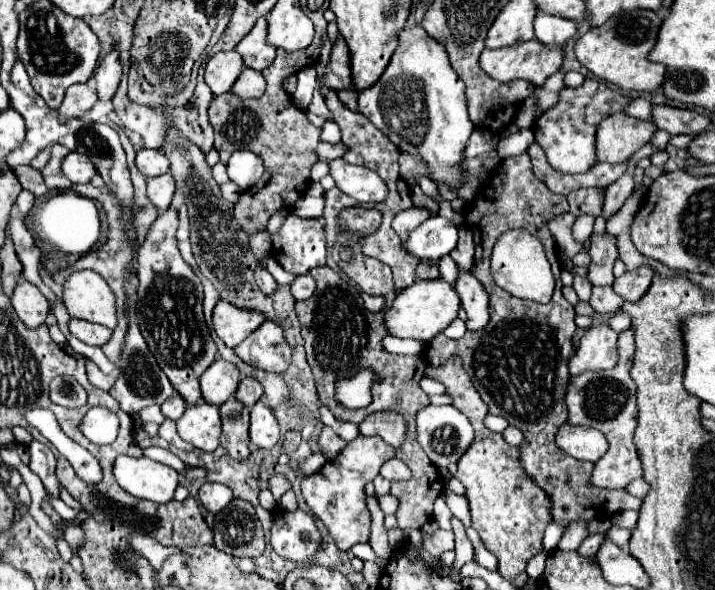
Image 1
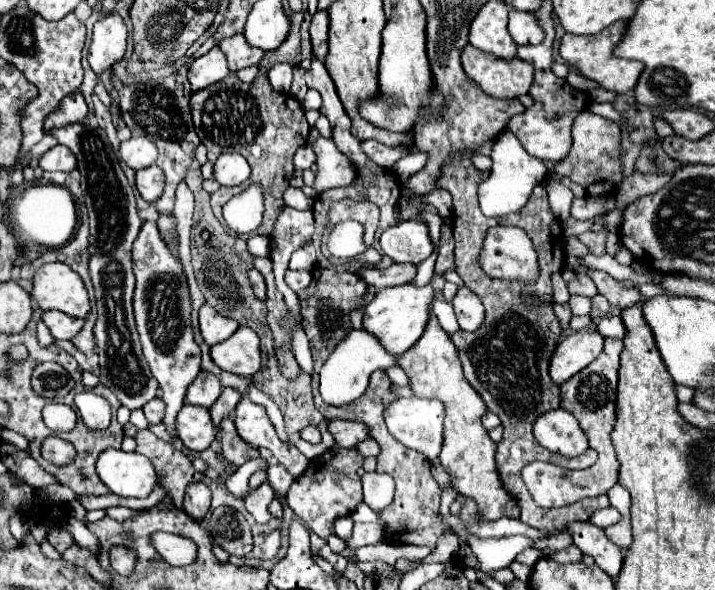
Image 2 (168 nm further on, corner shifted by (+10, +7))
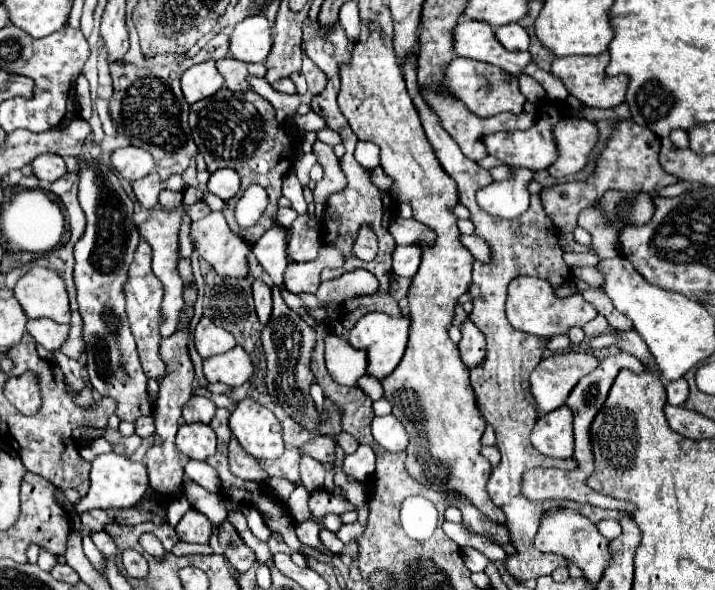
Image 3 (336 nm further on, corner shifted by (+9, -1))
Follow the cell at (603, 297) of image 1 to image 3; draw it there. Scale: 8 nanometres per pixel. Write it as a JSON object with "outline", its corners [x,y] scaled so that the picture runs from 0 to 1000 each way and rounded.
{"outline":[[[835,536],[835,539],[829,539],[827,546],[821,546],[821,553],[815,553],[815,559],[818,559],[818,569],[821,573],[827,573],[827,569],[835,569],[835,566],[843,566],[846,559],[852,556],[852,546],[849,546],[849,539],[846,536]]]}

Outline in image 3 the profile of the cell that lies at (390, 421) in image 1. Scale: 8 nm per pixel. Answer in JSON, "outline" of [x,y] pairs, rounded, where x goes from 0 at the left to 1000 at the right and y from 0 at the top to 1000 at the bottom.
{"outline":[[[446,739],[446,742],[435,742],[429,753],[424,753],[418,759],[421,769],[432,769],[441,780],[460,786],[469,780],[469,763],[471,763],[471,739]]]}

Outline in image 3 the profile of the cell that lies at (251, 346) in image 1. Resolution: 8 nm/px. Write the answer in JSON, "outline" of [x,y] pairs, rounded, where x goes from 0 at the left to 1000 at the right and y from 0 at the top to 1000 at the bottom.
{"outline":[[[329,586],[320,597],[287,607],[284,631],[292,647],[315,647],[320,654],[337,654],[354,637],[354,614],[337,586]]]}

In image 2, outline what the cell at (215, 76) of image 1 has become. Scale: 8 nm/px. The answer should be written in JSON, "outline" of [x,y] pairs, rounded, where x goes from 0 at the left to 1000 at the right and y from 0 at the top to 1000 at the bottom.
{"outline":[[[299,78],[291,92],[274,98],[263,119],[263,139],[269,156],[277,156],[283,149],[291,149],[319,129],[319,112],[316,112],[316,95]]]}

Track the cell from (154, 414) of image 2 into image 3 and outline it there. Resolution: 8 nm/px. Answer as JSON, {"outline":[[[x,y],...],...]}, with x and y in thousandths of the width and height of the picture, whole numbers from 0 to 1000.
{"outline":[[[214,702],[192,708],[192,715],[189,715],[189,736],[197,739],[197,742],[208,742],[211,736],[217,736],[217,708],[214,708]]]}

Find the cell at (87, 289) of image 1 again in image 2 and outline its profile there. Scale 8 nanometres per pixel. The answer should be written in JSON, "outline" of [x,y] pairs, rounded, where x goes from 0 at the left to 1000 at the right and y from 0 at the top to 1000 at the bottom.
{"outline":[[[87,444],[59,447],[45,481],[45,508],[56,525],[84,525],[103,539],[120,539],[126,529],[117,478]]]}

